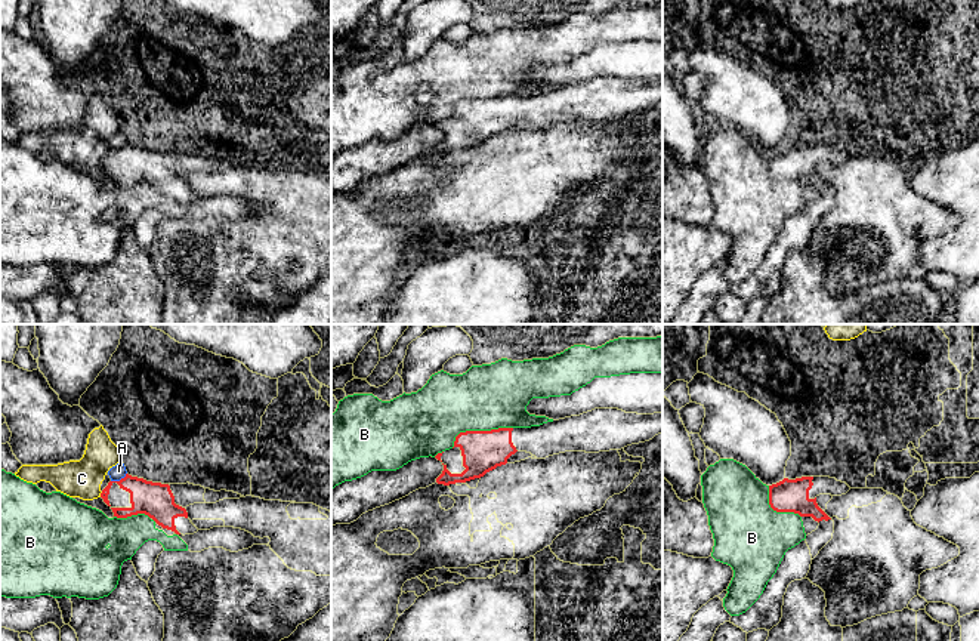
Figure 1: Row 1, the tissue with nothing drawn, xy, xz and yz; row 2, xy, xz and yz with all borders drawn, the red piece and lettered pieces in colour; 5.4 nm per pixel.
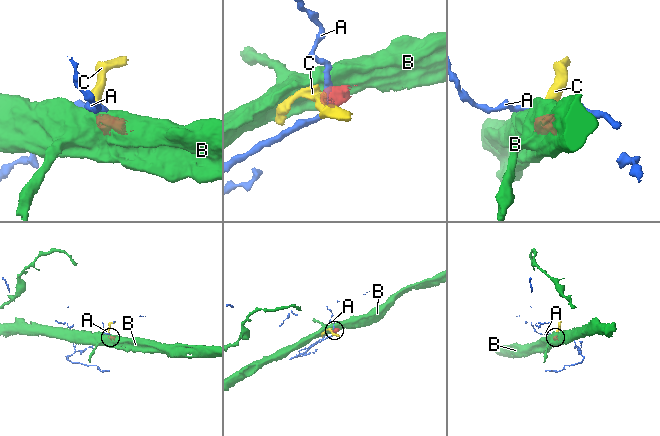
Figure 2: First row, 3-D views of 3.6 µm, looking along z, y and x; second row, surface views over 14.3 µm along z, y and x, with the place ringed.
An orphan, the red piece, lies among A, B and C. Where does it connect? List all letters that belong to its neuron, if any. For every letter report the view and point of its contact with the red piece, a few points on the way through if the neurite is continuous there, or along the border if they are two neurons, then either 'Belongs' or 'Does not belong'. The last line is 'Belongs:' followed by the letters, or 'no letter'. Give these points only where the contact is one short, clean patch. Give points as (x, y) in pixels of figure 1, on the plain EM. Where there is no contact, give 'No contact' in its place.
A: Touches red at xy (120, 148). Boundary: xy (126, 141), (119, 148), (111, 150). Does not belong
B: Touches red at xz (478, 99). Does not belong
C: Touches red at xy (101, 163). Boundary: xy (102, 160), (99, 165). Does not belong
Belongs: no letter

